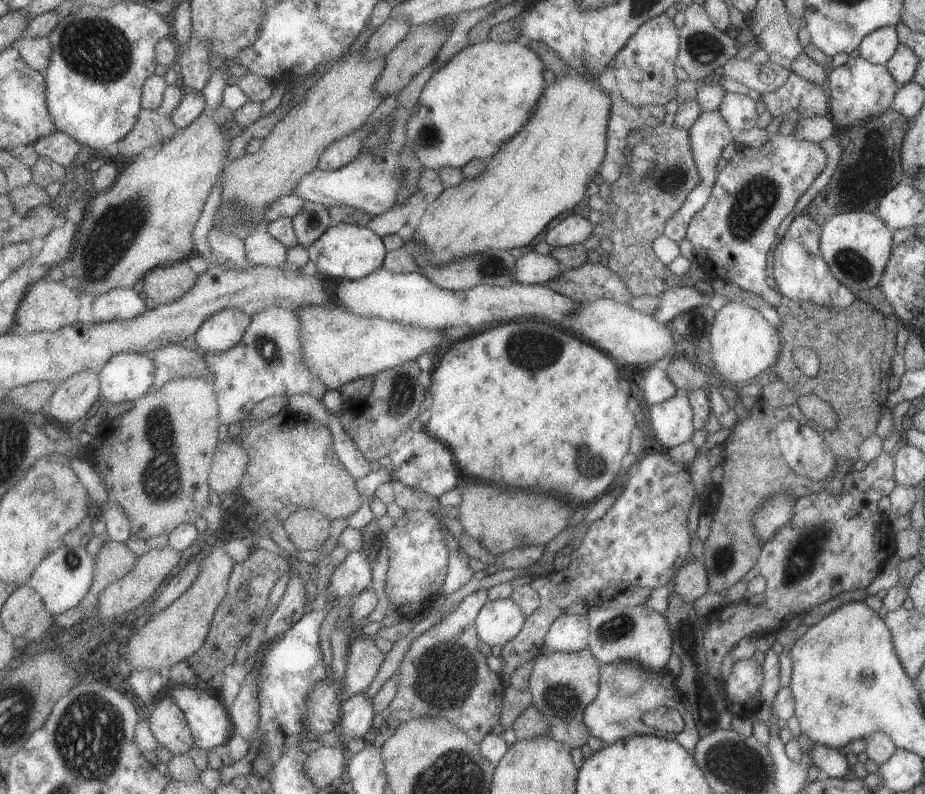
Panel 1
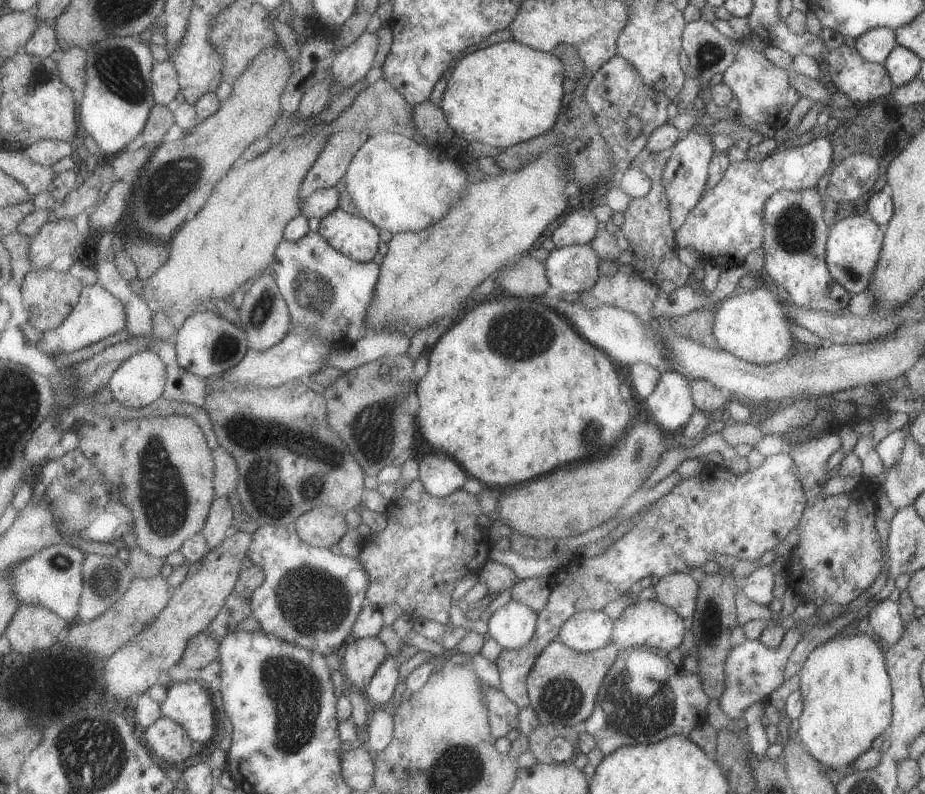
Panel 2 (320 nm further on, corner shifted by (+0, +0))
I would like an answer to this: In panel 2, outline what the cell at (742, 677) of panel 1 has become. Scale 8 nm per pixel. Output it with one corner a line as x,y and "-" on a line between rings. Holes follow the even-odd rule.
787,626
787,635
781,640
779,648
771,650
765,648
759,640
746,639
743,644
733,646
725,658
723,664
723,674
725,690
719,700
719,708
728,719
735,721
741,719
745,708
749,704
765,704
771,692
776,690
784,682
784,669
787,658
793,650
793,646
799,642
801,633
799,626

